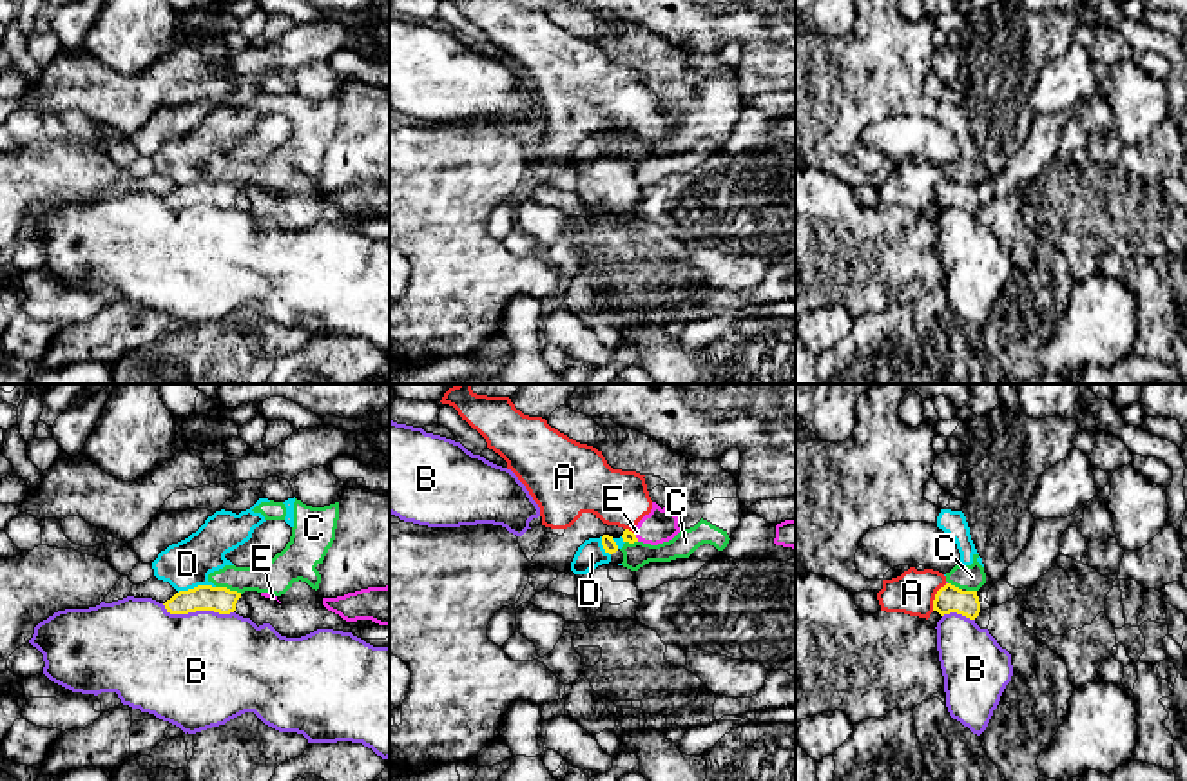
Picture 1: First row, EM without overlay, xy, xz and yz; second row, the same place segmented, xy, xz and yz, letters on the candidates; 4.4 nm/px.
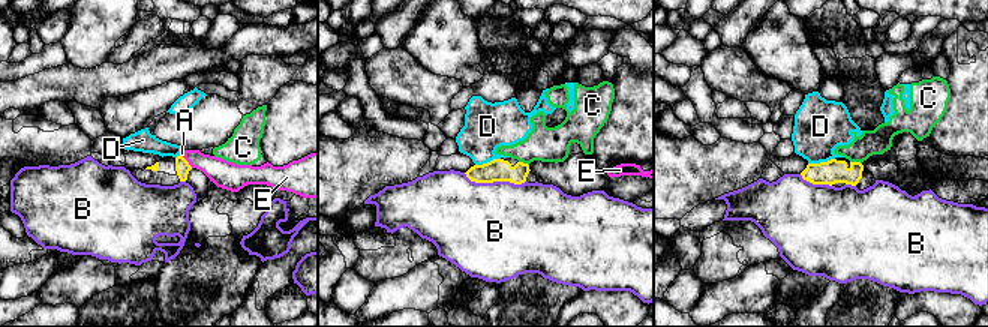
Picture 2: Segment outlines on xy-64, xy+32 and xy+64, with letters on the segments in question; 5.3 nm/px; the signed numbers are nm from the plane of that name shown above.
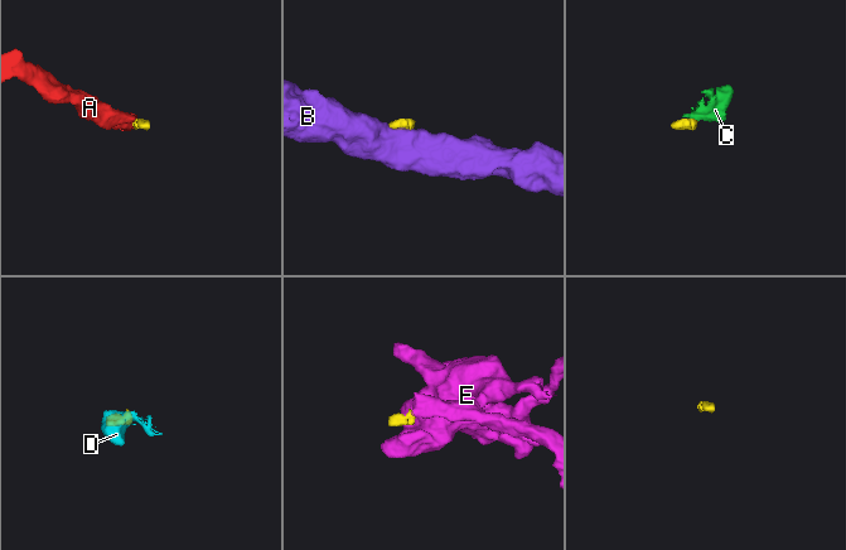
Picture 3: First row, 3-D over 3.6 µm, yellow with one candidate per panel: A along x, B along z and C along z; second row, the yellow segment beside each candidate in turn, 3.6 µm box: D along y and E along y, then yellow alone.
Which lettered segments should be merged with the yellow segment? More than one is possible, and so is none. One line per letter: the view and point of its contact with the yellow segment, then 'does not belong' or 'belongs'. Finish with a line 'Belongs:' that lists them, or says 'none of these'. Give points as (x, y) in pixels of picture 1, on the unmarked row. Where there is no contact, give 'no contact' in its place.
A: yz (936, 191) | does not belong
B: xy (198, 203) | does not belong
C: xy (229, 183) | does not belong
D: xy (198, 180) | does not belong
E: xz (635, 131) | does not belong
Belongs: none of these

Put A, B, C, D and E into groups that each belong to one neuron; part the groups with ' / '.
A E / B / C D

